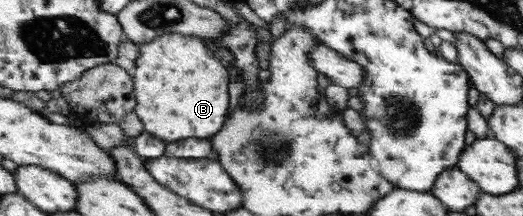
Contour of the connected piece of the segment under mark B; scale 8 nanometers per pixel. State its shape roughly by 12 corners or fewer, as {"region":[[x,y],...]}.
{"region":[[202,37],[140,44],[136,112],[167,143],[213,137],[229,70]]}

